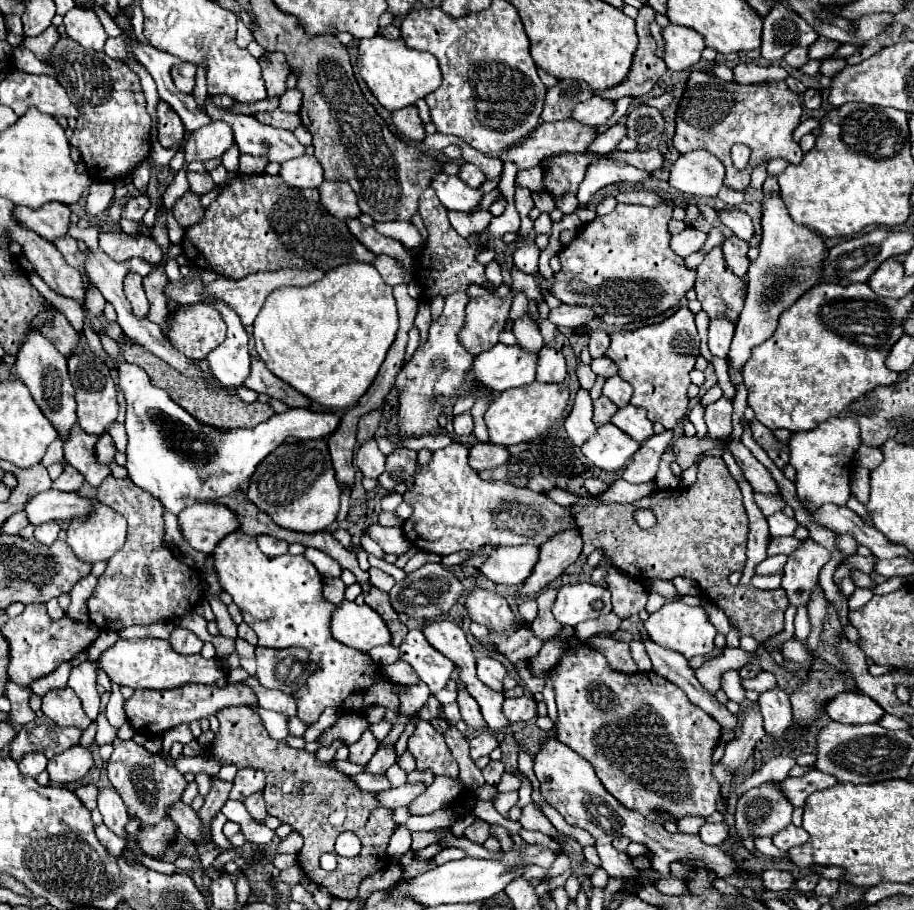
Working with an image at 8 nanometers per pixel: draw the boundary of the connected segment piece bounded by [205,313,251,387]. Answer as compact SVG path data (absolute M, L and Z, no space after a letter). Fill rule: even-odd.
M229 313L225 315L227 321L227 339L207 353L205 361L209 363L211 373L217 377L217 381L225 387L239 387L243 379L249 375L251 355L247 349L247 333L239 321L239 315Z

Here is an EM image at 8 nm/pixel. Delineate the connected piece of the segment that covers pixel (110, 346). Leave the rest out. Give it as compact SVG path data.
M101 335L100 338L103 348L109 354L109 356L114 360L118 359L118 354L120 352L120 344L115 340L111 339L110 337L107 337L106 335Z

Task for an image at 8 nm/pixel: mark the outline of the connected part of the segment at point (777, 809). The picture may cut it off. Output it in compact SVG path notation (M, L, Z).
M763 783L749 789L737 801L735 833L739 843L745 837L773 837L791 825L789 801L777 791L775 783Z

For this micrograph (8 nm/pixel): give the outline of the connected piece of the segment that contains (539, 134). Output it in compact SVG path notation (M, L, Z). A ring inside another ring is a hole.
M575 119L541 123L529 139L501 155L503 161L513 161L519 169L531 169L545 155L553 153L585 153L597 137L597 127L577 123Z

